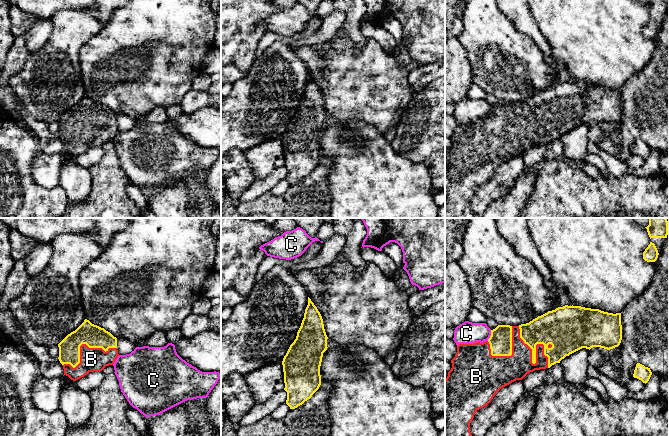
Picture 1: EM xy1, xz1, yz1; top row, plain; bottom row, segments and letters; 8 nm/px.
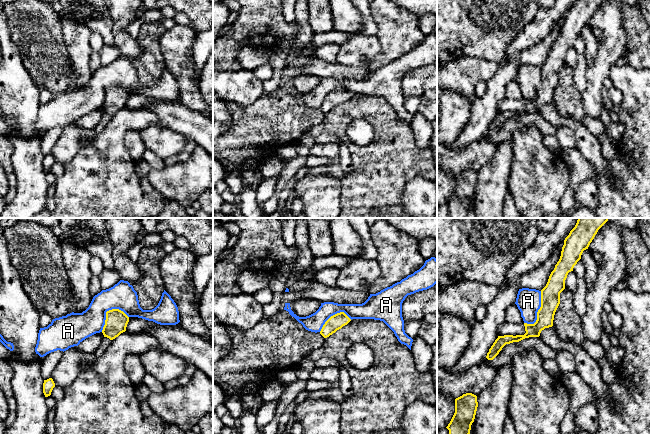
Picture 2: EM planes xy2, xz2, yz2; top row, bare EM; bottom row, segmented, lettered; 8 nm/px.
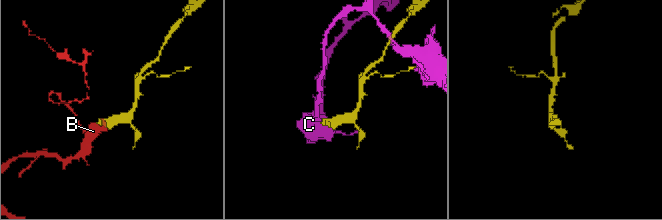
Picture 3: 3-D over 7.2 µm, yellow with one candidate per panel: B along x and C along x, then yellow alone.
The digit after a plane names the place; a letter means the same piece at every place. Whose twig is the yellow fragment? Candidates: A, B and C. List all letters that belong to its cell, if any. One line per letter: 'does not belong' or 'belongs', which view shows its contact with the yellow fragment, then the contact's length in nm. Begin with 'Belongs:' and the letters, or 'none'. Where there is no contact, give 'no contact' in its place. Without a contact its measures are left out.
Belongs: B
A: does not belong; meets yellow in xy2; contact 260 nm long
B: belongs; meets yellow in yz1; contact 420 nm long
C: does not belong; meets yellow in yz1; contact 90 nm long

